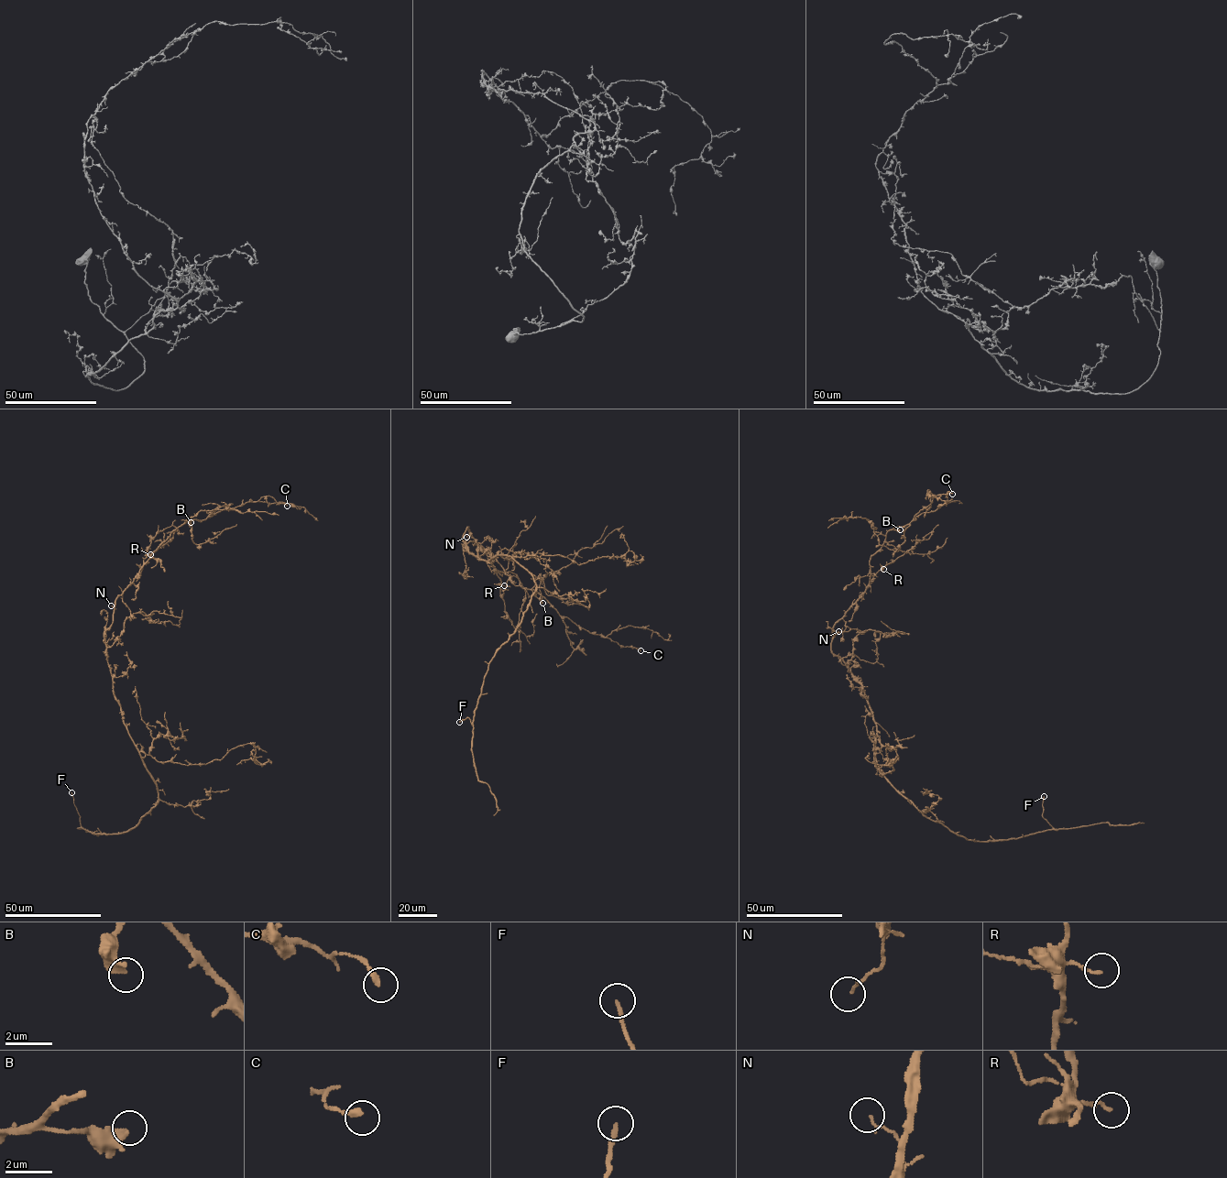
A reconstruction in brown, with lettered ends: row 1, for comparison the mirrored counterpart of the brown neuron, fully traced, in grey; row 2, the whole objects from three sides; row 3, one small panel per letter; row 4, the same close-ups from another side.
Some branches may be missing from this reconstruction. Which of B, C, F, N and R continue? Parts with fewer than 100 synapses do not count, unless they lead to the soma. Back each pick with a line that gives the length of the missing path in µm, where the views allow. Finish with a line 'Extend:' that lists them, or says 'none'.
F: missing 200 µm
Extend: F

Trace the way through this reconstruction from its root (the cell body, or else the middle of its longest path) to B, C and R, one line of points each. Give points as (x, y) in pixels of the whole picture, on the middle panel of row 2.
B: (478, 559), (469, 552), (463, 540), (468, 527), (497, 571), (515, 573), (522, 586), (542, 596), (542, 603)
C: (478, 559), (463, 540), (468, 527), (497, 571), (515, 573), (522, 586), (535, 590), (580, 627), (640, 650)
R: (478, 559), (469, 552), (463, 540), (468, 527), (504, 585)

